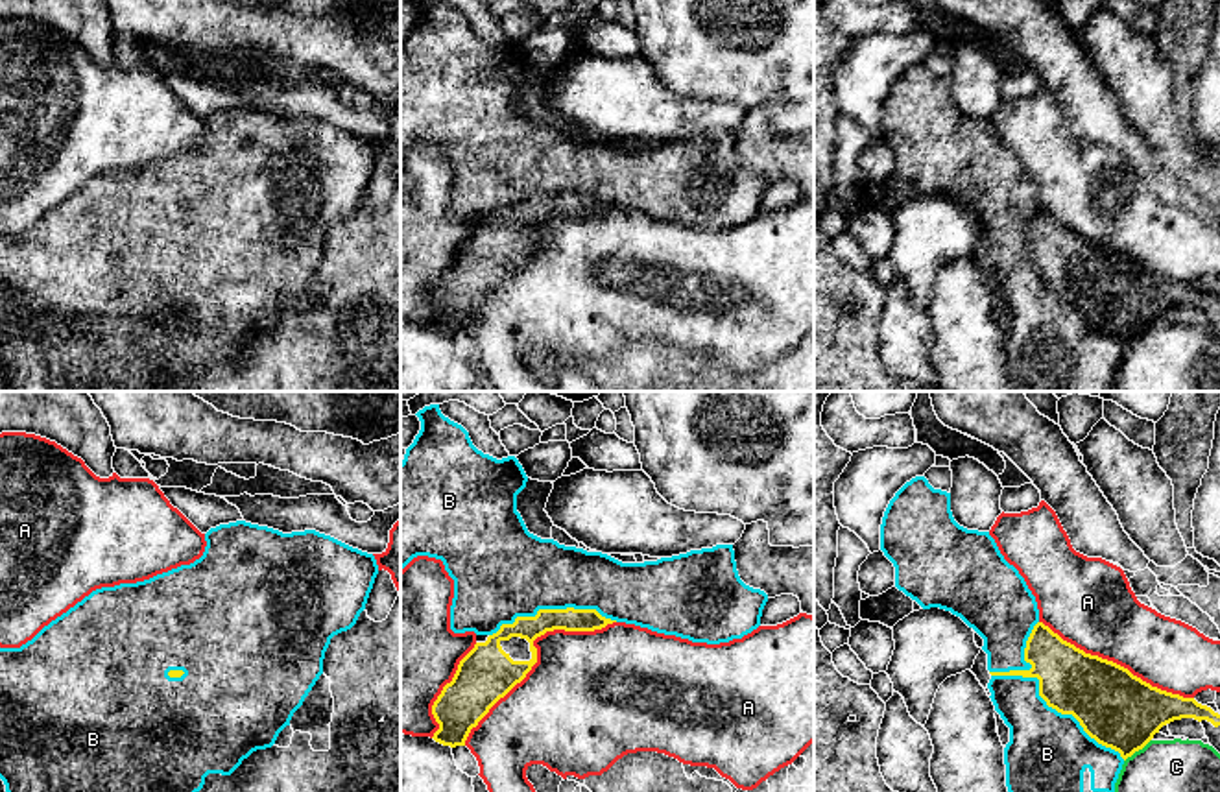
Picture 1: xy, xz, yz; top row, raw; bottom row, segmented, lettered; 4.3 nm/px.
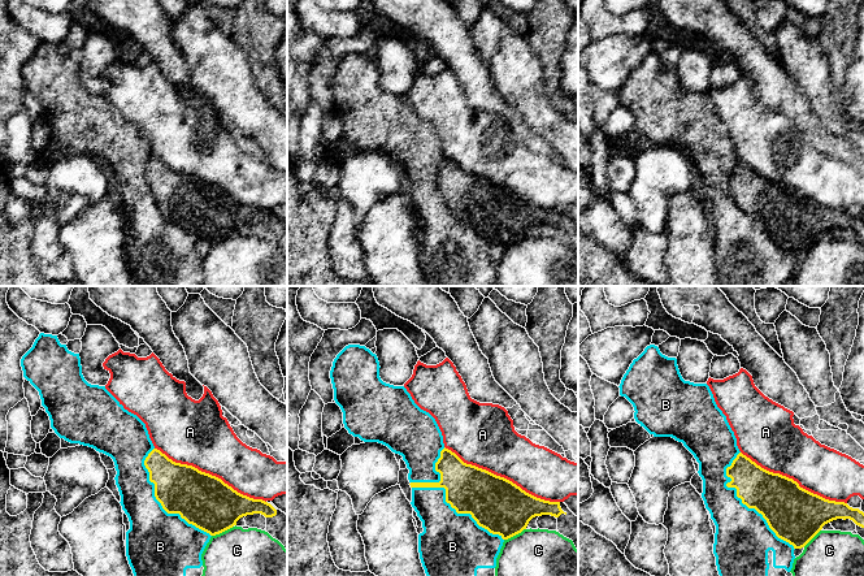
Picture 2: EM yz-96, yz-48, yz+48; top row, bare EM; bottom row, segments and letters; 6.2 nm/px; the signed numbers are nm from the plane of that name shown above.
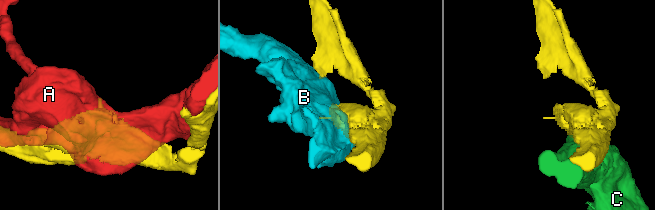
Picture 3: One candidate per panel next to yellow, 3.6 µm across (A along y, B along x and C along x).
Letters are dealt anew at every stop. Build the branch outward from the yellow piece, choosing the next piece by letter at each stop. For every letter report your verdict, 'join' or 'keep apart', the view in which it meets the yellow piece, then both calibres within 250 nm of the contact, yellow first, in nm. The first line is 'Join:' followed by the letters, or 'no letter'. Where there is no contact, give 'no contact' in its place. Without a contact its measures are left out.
Join: no letter
A: keep apart | xz | 240/460 nm
B: keep apart | yz | 300/280 nm
C: keep apart | yz | 340/460 nm

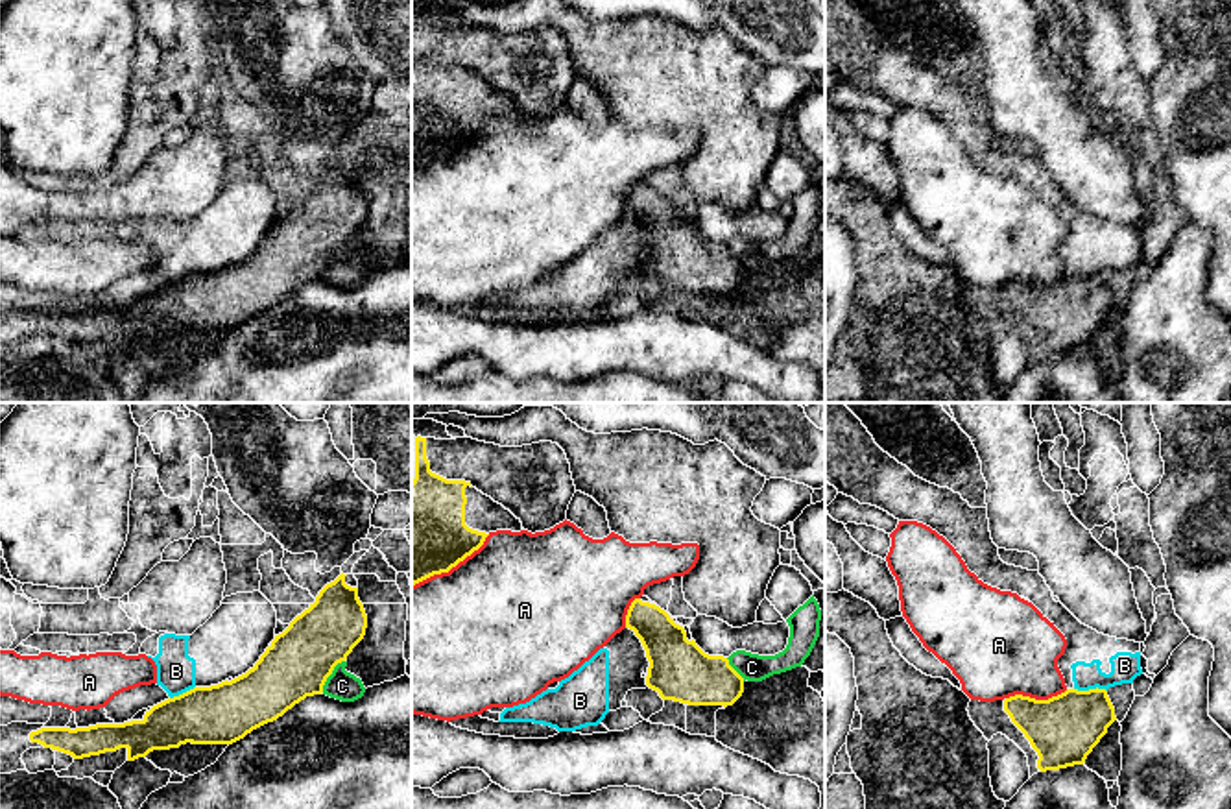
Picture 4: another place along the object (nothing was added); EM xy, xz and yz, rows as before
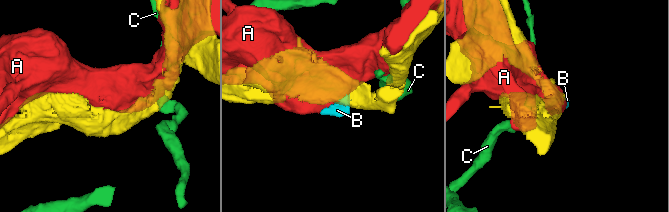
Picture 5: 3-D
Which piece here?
Join: no letter
A: keep apart | xz | 420/500 nm
B: keep apart | yz | 300/130 nm
C: keep apart | xy | 280/130 nm

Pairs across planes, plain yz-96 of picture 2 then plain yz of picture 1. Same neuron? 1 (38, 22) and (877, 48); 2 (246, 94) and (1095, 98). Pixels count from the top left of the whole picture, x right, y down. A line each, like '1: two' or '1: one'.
1: two
2: two

